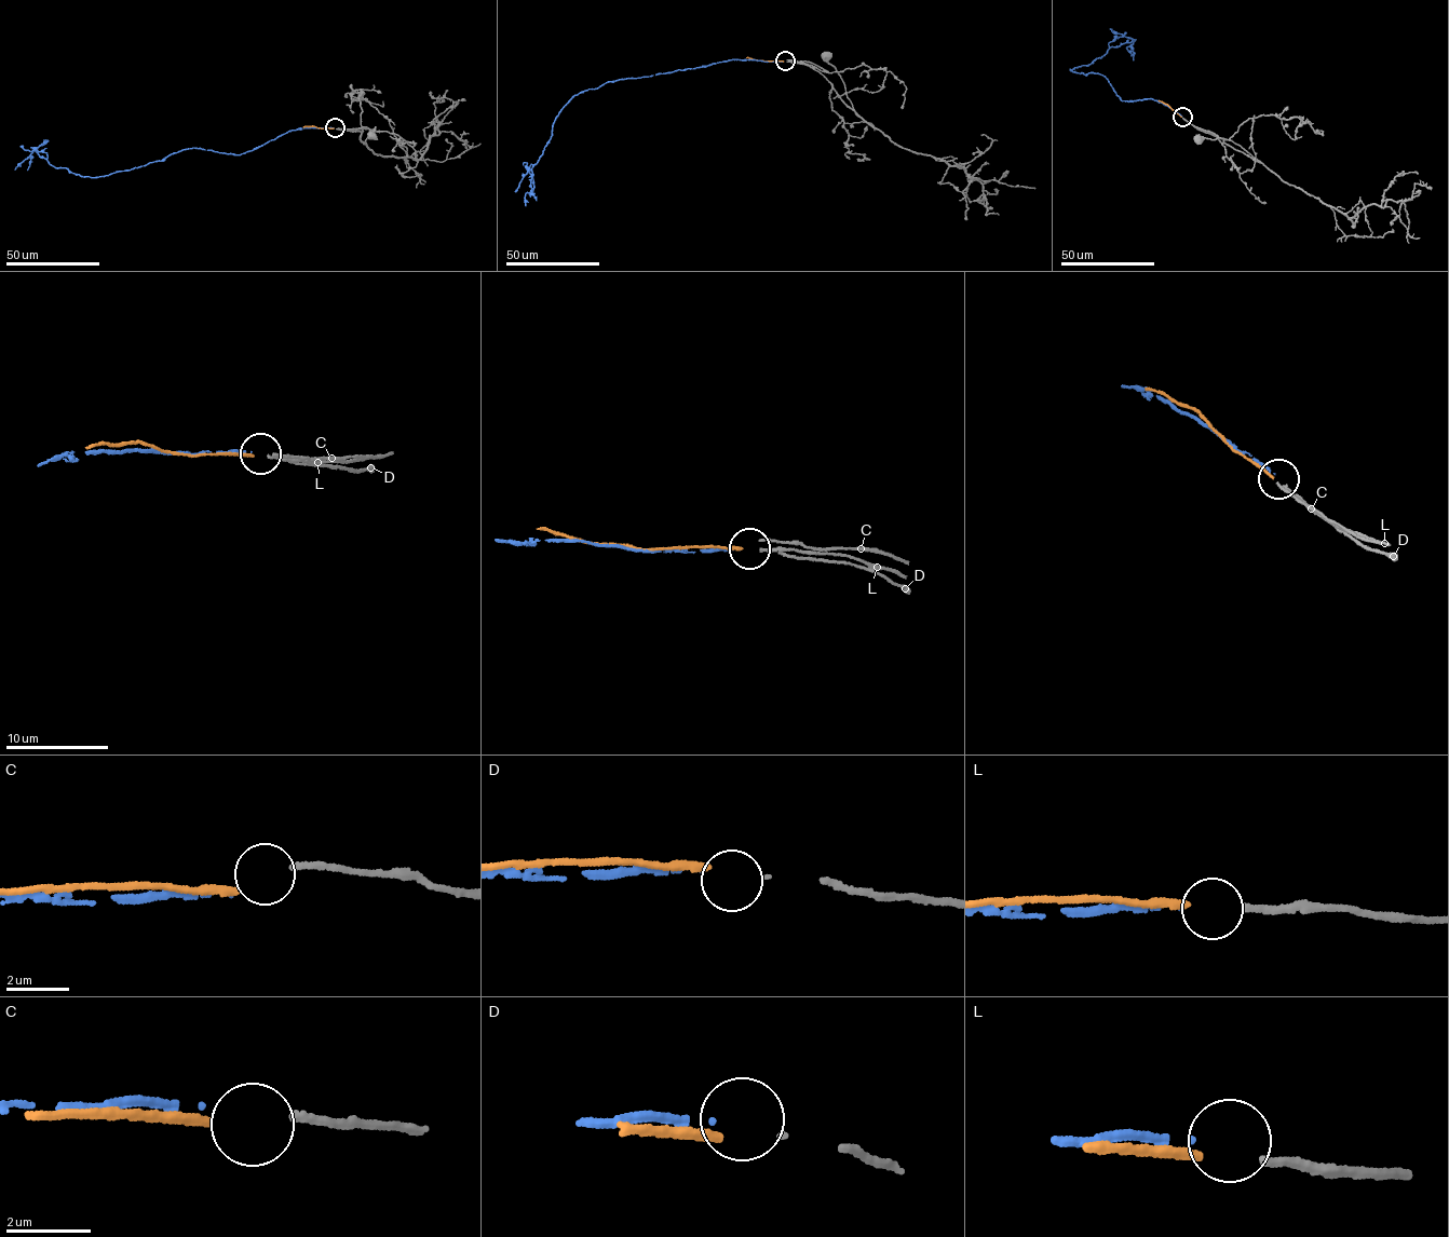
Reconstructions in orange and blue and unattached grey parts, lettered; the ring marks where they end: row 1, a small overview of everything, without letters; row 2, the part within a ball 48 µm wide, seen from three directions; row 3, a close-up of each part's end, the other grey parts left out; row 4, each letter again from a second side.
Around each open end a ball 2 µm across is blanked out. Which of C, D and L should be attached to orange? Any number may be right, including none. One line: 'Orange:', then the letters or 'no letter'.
Orange: L

